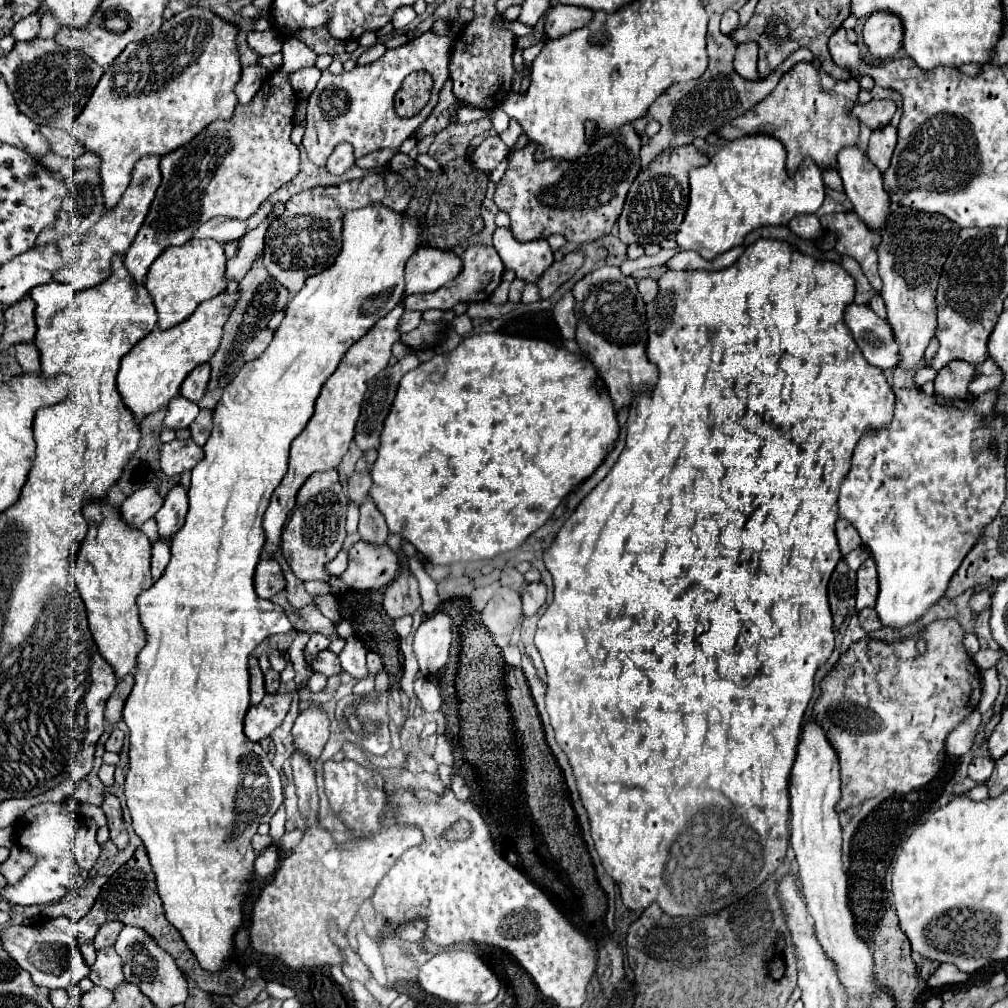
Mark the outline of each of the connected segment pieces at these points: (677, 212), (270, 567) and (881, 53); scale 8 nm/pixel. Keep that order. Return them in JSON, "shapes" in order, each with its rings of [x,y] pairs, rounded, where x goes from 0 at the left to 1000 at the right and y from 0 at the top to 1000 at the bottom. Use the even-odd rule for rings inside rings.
{"shapes":[[[[689,144],[660,148],[644,166],[636,168],[632,178],[628,180],[628,186],[624,188],[624,193],[620,197],[620,205],[612,217],[612,231],[614,237],[620,243],[632,241],[636,245],[642,245],[646,241],[654,243],[658,237],[668,235],[680,215],[682,203],[684,203],[684,170],[689,166],[695,166],[703,160],[699,152],[695,152]]],[[[261,551],[255,566],[253,566],[253,586],[261,594],[269,594],[271,590],[283,584],[283,572],[279,568],[277,559],[269,551]]],[[[866,13],[856,27],[856,41],[868,59],[886,57],[896,41],[896,27],[888,15]]]]}

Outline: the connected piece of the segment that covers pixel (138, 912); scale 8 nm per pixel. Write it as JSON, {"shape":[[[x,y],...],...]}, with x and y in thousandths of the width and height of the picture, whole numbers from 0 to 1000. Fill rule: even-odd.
{"shape":[[[136,840],[134,848],[118,860],[118,864],[114,868],[108,870],[108,874],[104,876],[104,880],[100,882],[94,898],[90,900],[90,904],[76,916],[78,918],[78,941],[80,945],[84,947],[84,955],[86,957],[92,957],[94,955],[94,941],[92,941],[92,932],[96,928],[96,924],[100,922],[102,916],[106,914],[120,914],[122,918],[134,918],[134,920],[140,920],[142,924],[146,924],[152,934],[162,941],[166,943],[170,949],[174,949],[174,955],[176,959],[182,963],[184,969],[188,969],[197,981],[205,983],[207,987],[233,987],[237,981],[241,981],[241,975],[243,975],[243,967],[241,963],[237,961],[235,955],[231,953],[223,953],[221,961],[215,963],[215,965],[207,965],[203,963],[191,943],[186,939],[186,936],[180,932],[180,926],[166,914],[164,906],[162,906],[162,896],[160,896],[160,890],[156,886],[156,876],[154,876],[154,868],[152,868],[152,860],[148,856],[148,850],[146,850],[146,844],[144,840]]]}

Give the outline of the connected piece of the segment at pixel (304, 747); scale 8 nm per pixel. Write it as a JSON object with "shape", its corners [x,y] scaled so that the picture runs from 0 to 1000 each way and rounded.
{"shape":[[[314,701],[299,705],[291,719],[293,745],[307,749],[307,755],[313,757],[318,751],[324,733],[326,733],[326,713],[322,705]]]}

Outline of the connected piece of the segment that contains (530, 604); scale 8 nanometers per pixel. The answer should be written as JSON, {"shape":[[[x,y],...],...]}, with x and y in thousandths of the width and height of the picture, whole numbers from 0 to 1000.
{"shape":[[[525,578],[519,586],[517,586],[517,594],[519,594],[519,608],[521,612],[527,612],[535,606],[535,602],[541,598],[541,578]]]}

